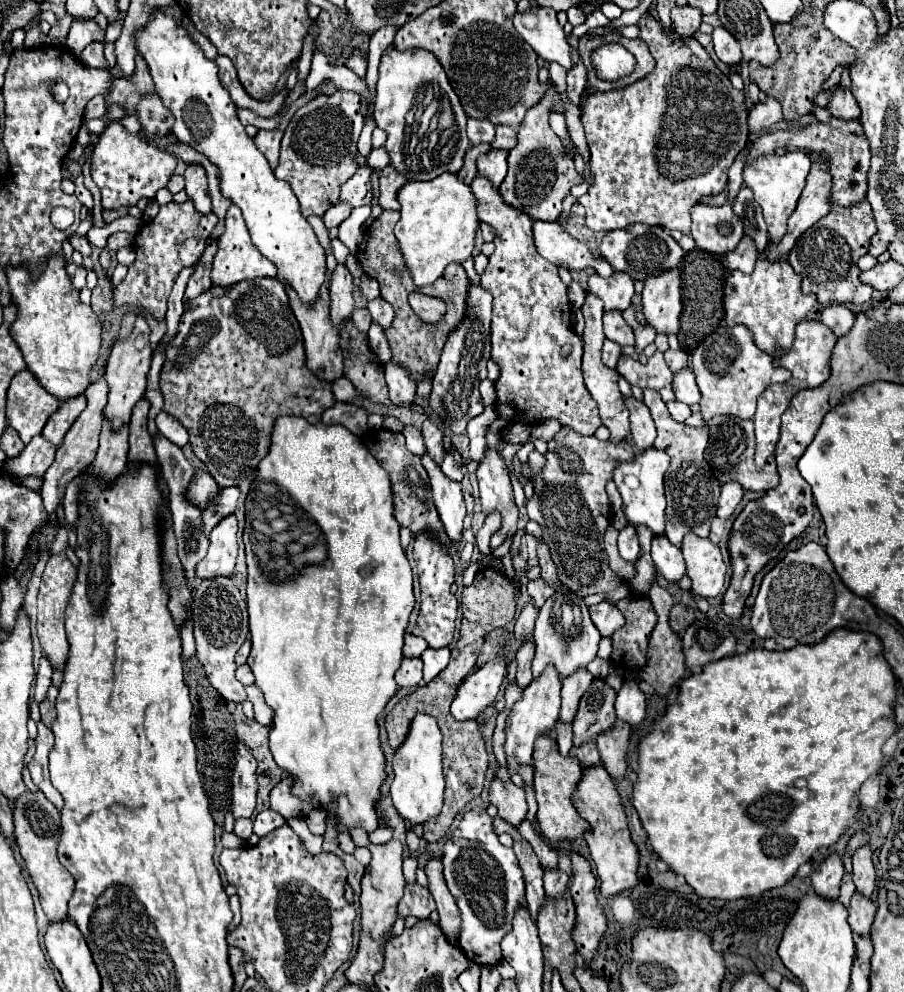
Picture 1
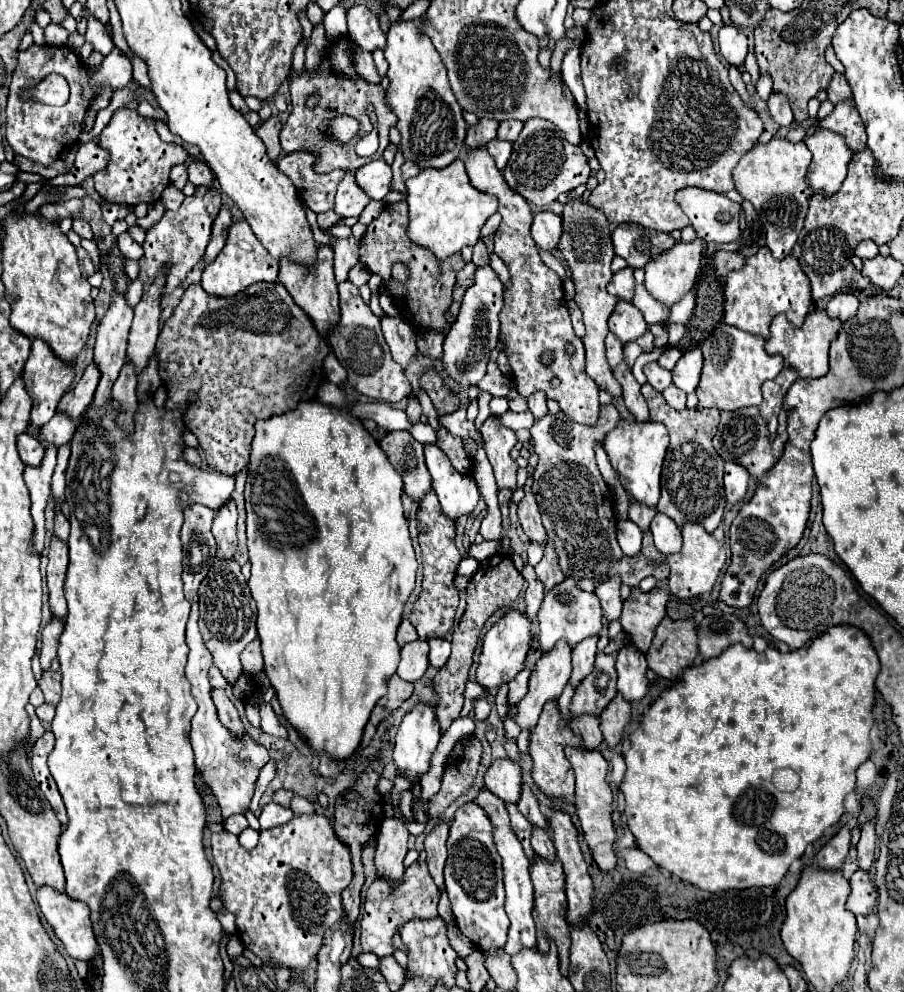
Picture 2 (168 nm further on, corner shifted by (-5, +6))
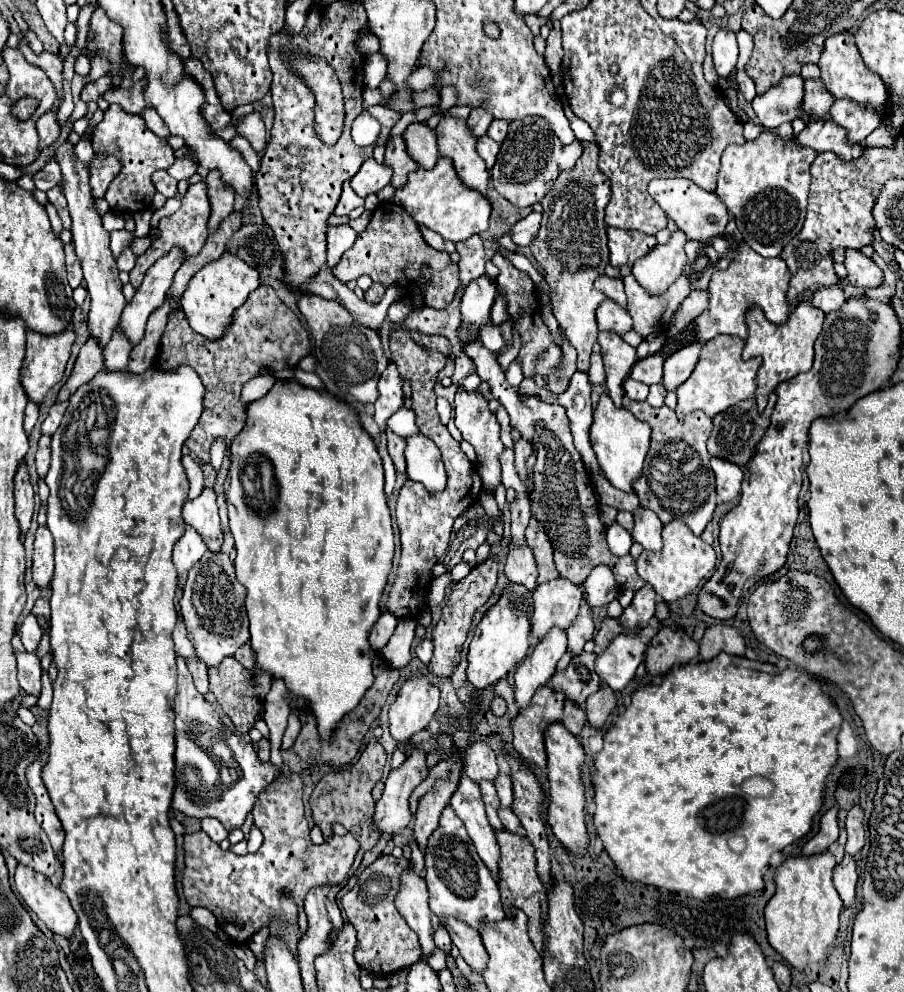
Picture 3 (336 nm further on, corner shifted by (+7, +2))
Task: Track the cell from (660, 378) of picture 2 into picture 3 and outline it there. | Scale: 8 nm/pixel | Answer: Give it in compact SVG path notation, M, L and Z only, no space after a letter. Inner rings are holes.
M627 378L625 384L623 384L623 388L625 388L625 394L627 394L631 400L645 400L647 394L649 394L649 386L643 384L643 382L637 382L637 380L633 380L633 378Z

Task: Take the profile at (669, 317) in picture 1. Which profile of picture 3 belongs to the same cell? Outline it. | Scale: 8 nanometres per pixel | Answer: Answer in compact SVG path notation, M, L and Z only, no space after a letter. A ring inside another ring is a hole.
M673 232L667 244L657 244L647 256L633 264L635 280L645 288L647 294L663 294L685 270L687 236Z

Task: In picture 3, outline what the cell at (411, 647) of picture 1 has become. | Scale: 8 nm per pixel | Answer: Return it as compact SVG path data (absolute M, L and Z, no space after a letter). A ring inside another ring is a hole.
M383 612L381 618L377 620L377 624L375 624L373 630L371 630L371 636L369 636L371 646L373 646L375 650L383 648L383 646L389 642L389 638L393 636L395 628L397 628L397 620L395 620L395 616L391 616L389 612Z

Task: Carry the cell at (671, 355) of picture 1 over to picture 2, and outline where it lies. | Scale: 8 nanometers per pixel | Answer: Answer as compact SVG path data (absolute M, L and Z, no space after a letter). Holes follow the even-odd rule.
M665 348L665 352L661 354L661 358L657 362L661 364L661 368L673 370L673 366L677 364L679 358L681 358L681 350L677 350L677 348Z

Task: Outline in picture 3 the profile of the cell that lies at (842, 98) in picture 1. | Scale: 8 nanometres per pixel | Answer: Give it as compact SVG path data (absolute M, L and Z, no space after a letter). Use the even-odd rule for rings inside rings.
M805 80L805 96L803 96L803 110L809 116L815 118L823 118L829 114L831 104L835 102L835 96L831 96L831 92L827 92L825 84L821 80Z

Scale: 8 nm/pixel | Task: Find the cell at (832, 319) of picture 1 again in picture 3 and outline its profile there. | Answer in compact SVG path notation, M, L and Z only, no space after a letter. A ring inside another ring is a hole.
M835 286L835 288L821 288L821 290L817 290L813 294L813 300L811 300L811 304L815 308L821 308L825 314L839 310L843 306L843 302L845 302L845 296L843 296L839 286Z

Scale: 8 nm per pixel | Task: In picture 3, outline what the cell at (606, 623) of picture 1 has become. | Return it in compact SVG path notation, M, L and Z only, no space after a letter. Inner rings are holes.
M597 566L589 574L589 578L581 584L581 588L591 608L607 606L611 600L617 598L617 586L613 580L613 572L607 566Z

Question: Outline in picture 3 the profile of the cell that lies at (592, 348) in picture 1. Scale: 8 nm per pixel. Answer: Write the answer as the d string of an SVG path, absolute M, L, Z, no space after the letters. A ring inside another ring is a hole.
M581 142L581 146L583 154L577 160L575 168L561 172L555 188L551 188L551 194L541 200L543 220L539 236L531 244L531 252L541 264L545 280L551 286L553 314L559 320L559 326L565 330L567 340L577 350L577 370L587 372L591 348L597 342L595 312L605 300L605 296L593 288L593 282L603 274L605 264L609 264L603 216L605 206L611 198L611 184L597 168L597 144Z

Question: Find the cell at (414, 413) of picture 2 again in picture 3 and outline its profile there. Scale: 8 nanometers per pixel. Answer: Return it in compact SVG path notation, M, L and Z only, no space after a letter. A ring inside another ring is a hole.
M389 364L379 380L379 398L375 402L375 422L381 432L385 430L385 420L403 408L405 398L401 392L401 378L395 364Z

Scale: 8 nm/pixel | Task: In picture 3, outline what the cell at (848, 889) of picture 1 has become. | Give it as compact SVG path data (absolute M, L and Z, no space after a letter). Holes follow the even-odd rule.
M841 830L841 836L839 836L839 840L829 848L829 852L835 856L835 860L837 860L837 864L841 864L839 860L843 860L843 850L845 850L845 840L847 840L847 834L845 834L845 830Z

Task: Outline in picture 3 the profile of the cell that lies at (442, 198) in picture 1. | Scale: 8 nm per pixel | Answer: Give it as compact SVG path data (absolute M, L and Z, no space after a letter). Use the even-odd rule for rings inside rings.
M441 158L431 170L419 168L411 172L407 184L395 190L395 204L399 204L419 226L437 232L443 240L461 242L489 228L491 202L479 192L467 188L463 182L459 182L453 164L447 158Z

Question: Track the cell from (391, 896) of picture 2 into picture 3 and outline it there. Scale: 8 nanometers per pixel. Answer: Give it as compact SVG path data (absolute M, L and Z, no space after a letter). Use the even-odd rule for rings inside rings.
M379 856L371 866L361 872L355 886L341 898L345 914L359 934L355 960L361 968L375 976L389 976L419 960L419 940L395 908L395 896L401 890L401 874L407 868L407 858Z

